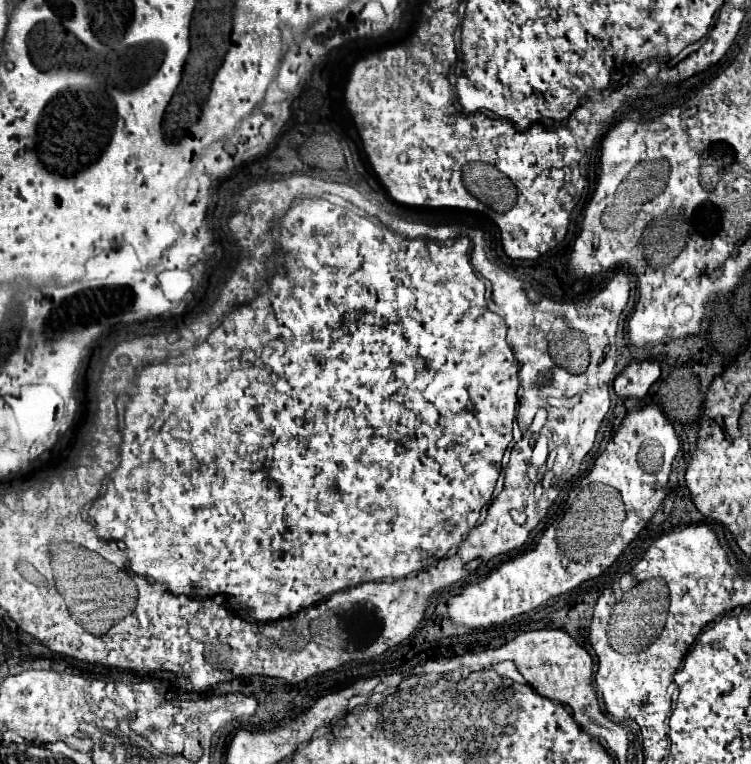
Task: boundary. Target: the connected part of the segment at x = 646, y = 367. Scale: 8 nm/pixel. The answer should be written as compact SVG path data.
M633 362L615 378L615 394L619 398L643 398L653 382L661 376L657 362Z

